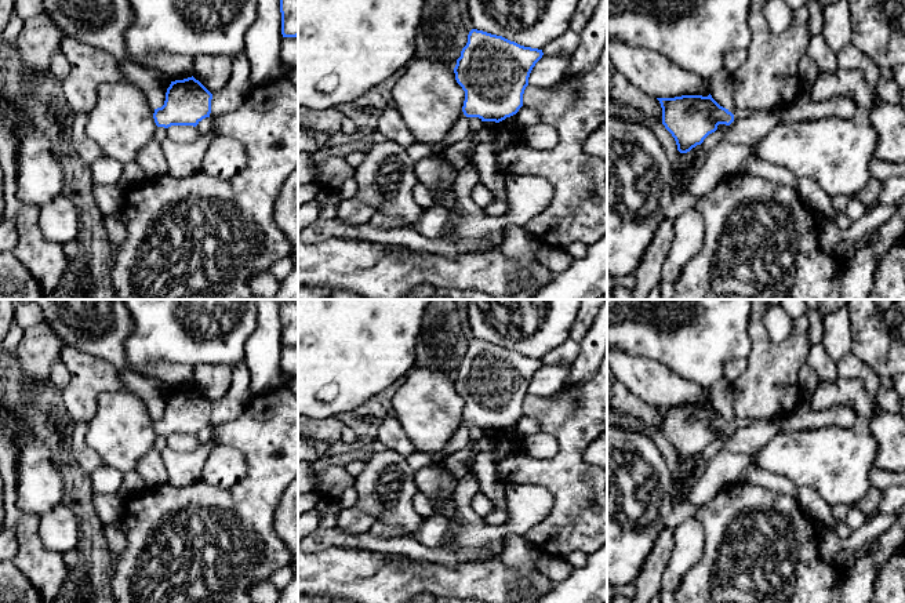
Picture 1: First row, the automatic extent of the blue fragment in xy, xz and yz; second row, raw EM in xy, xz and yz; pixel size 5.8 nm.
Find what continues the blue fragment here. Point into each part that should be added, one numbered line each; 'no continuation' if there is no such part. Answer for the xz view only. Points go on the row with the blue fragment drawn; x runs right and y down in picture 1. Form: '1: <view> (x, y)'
1: xz (457, 133)

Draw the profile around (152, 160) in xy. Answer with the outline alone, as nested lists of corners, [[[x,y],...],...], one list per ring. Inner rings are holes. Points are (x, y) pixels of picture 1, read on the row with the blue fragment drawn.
[[[155,139],[149,141],[139,156],[141,168],[148,179],[159,178],[167,174],[167,160],[161,144]]]

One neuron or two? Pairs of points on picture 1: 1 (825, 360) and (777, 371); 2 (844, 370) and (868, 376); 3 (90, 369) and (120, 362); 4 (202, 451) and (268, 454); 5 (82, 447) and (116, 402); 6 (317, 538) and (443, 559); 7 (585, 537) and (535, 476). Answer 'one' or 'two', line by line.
1: two
2: one
3: two
4: two
5: two
6: one
7: one

